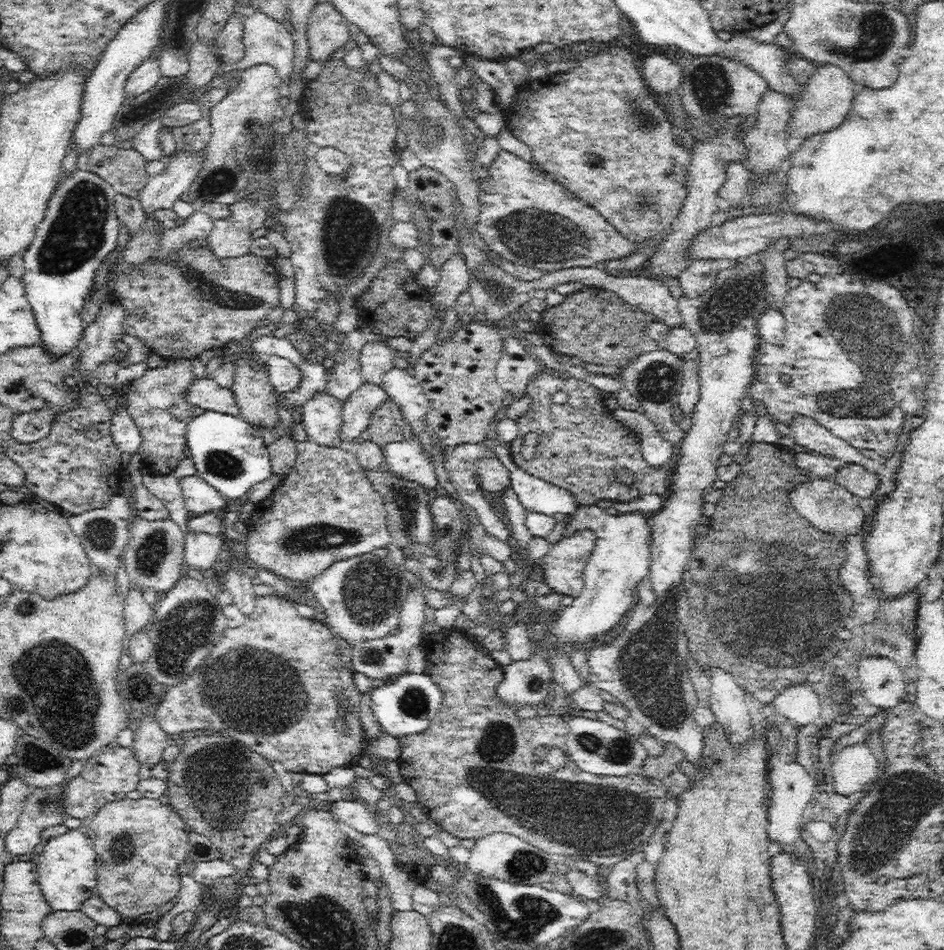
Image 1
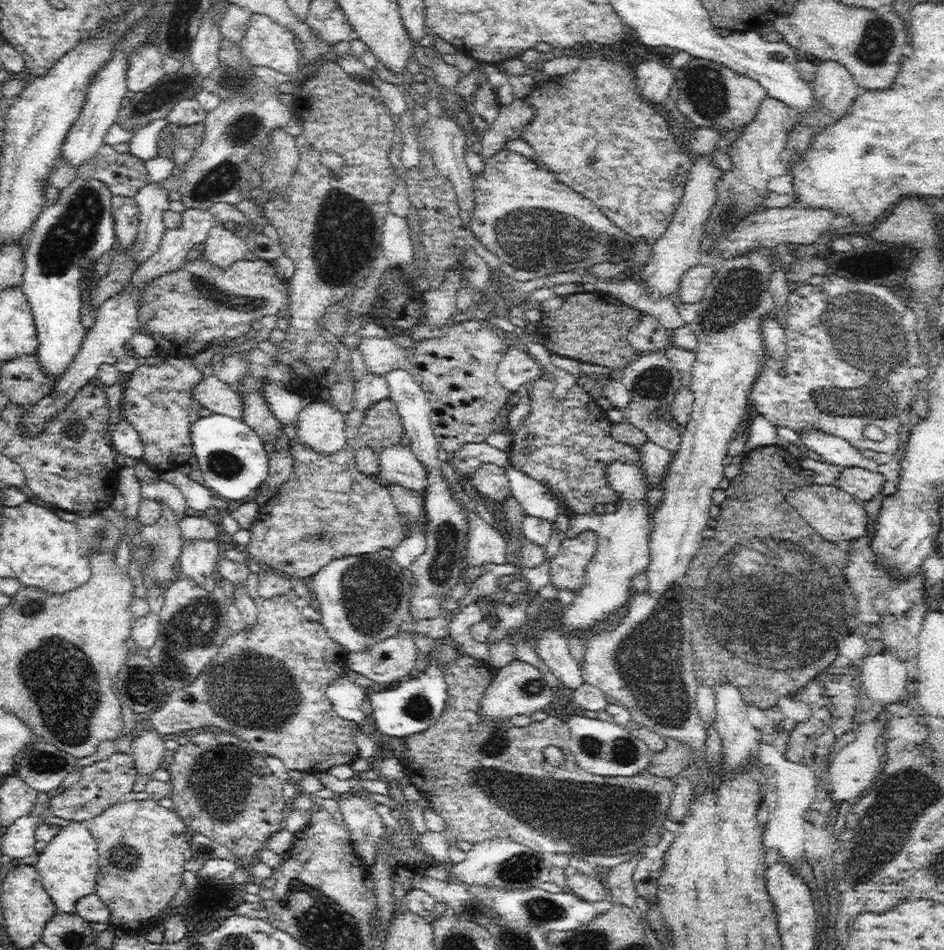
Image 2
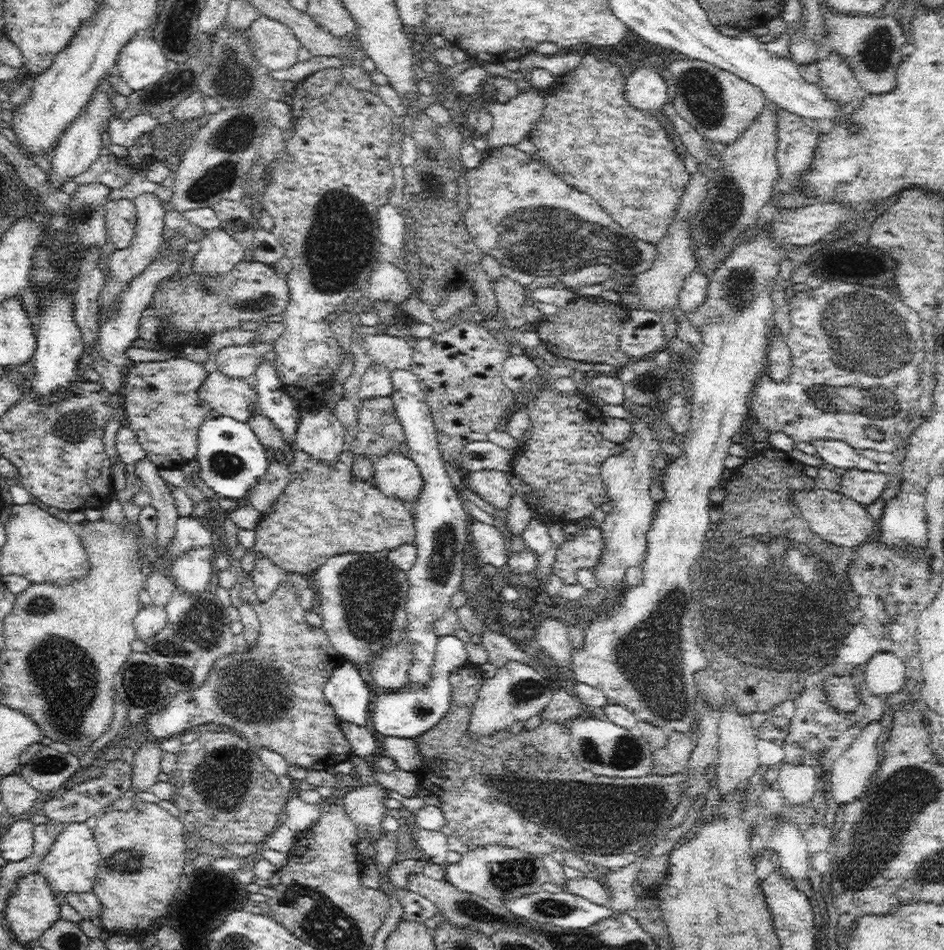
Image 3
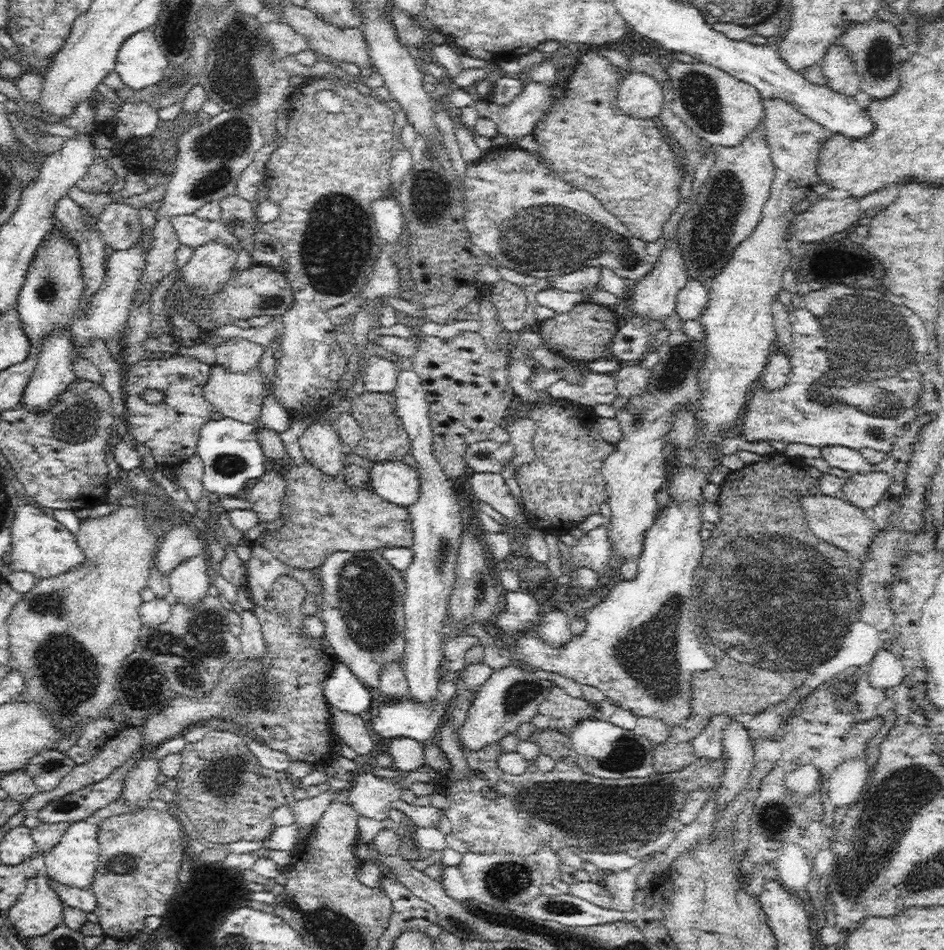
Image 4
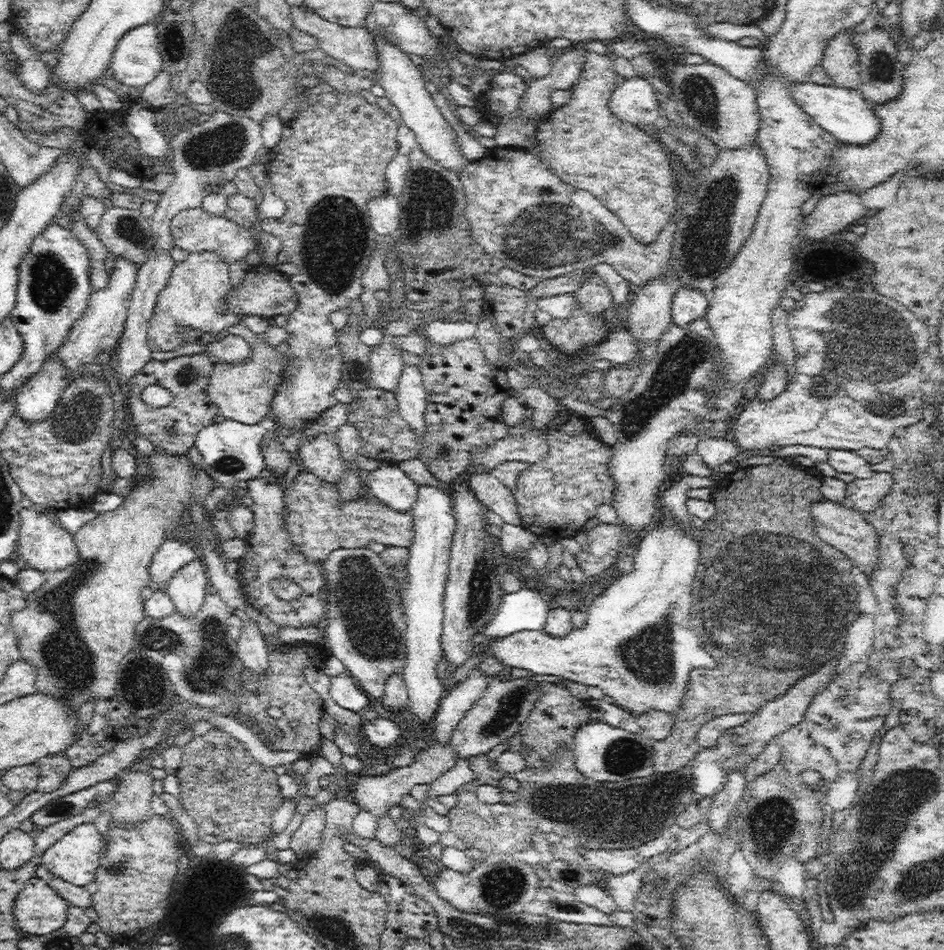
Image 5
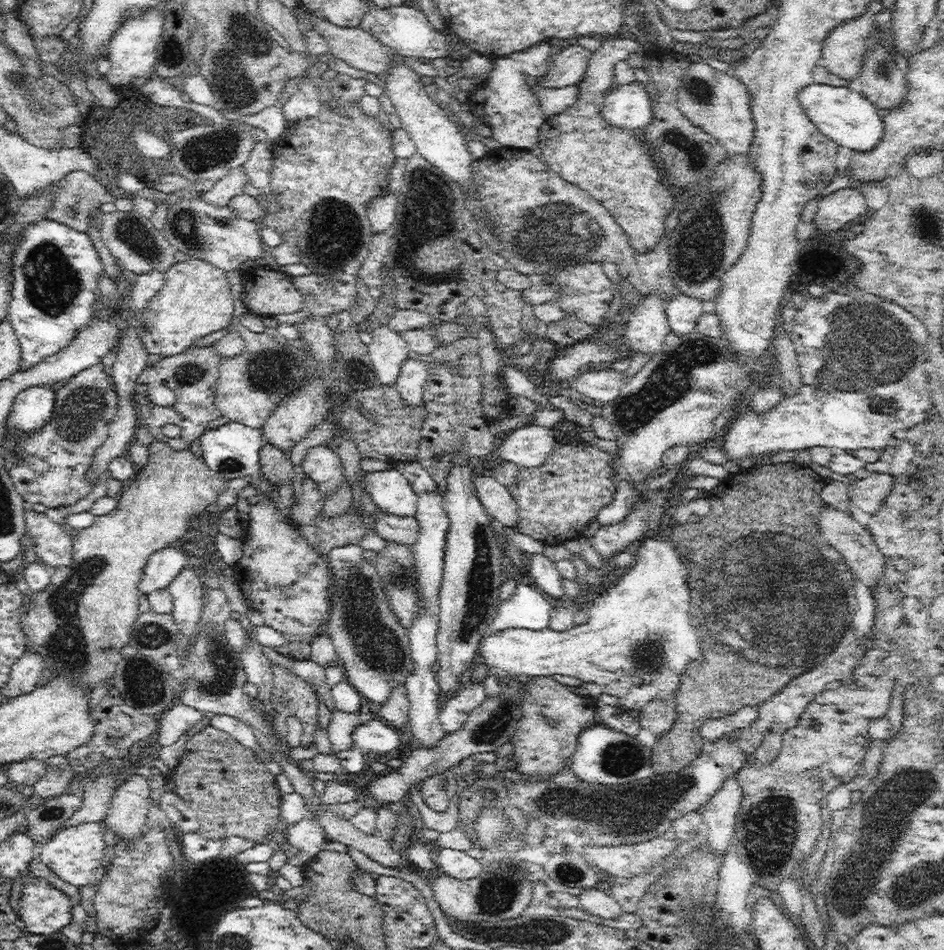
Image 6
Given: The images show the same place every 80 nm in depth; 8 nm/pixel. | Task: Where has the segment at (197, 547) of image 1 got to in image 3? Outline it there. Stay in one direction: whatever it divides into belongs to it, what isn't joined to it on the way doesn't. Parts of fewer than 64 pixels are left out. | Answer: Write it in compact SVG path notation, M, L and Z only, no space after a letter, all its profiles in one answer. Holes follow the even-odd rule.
M216 545L202 546L202 548L196 548L196 550L186 552L184 556L172 560L172 563L169 564L168 572L174 580L174 584L182 587L188 593L203 593L208 589L208 584L216 580L212 574L213 558L216 556L216 551Z

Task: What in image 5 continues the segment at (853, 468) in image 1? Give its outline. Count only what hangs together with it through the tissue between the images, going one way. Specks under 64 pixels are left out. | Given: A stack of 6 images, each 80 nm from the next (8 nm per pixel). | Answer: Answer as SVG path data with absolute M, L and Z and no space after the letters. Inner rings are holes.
M888 472L874 473L871 478L856 478L848 484L846 499L854 503L854 507L864 514L871 514L878 508L881 500L888 494L894 483L893 477Z

